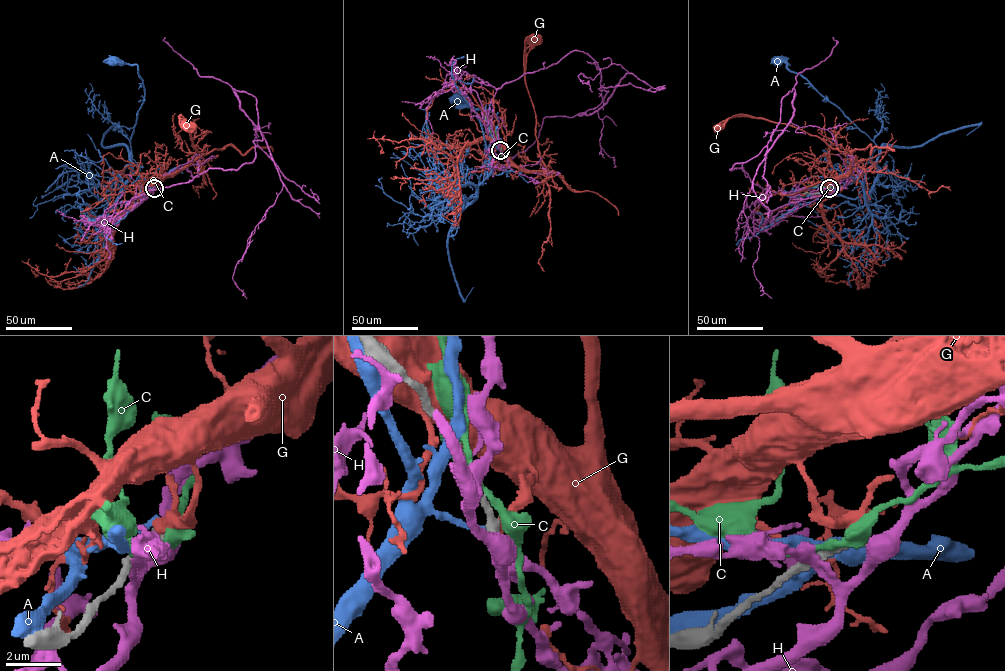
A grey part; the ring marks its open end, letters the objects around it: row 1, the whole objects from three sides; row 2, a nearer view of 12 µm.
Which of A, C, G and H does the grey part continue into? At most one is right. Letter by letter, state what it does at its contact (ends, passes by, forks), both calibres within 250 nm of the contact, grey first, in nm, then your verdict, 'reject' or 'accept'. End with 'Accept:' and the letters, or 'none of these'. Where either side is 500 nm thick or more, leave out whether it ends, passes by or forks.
A: it ends; calibres 380 and 280 nm; reject
C: it passes by; calibres 440 and 320 nm; reject
G: it passes by; calibres 420 and 360 nm; reject
H: it passes by; calibres 400 and 480 nm; reject
Accept: none of these

